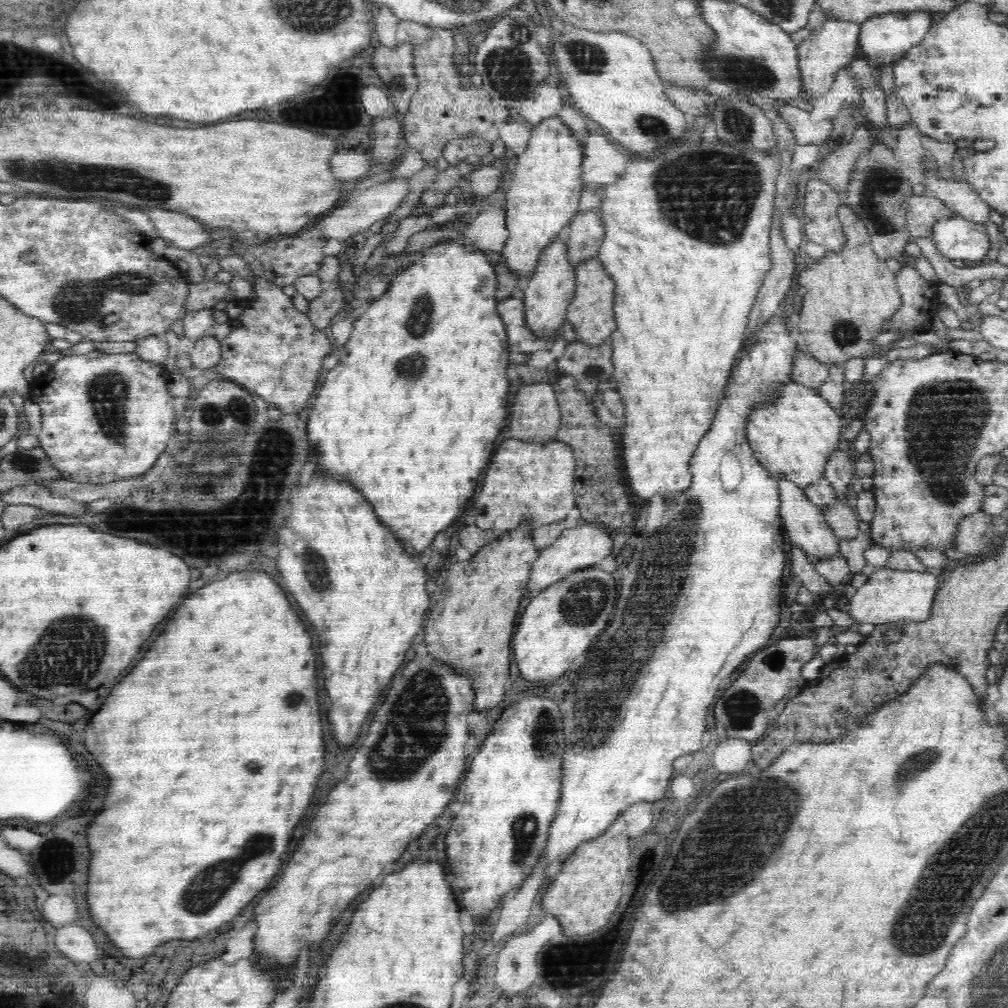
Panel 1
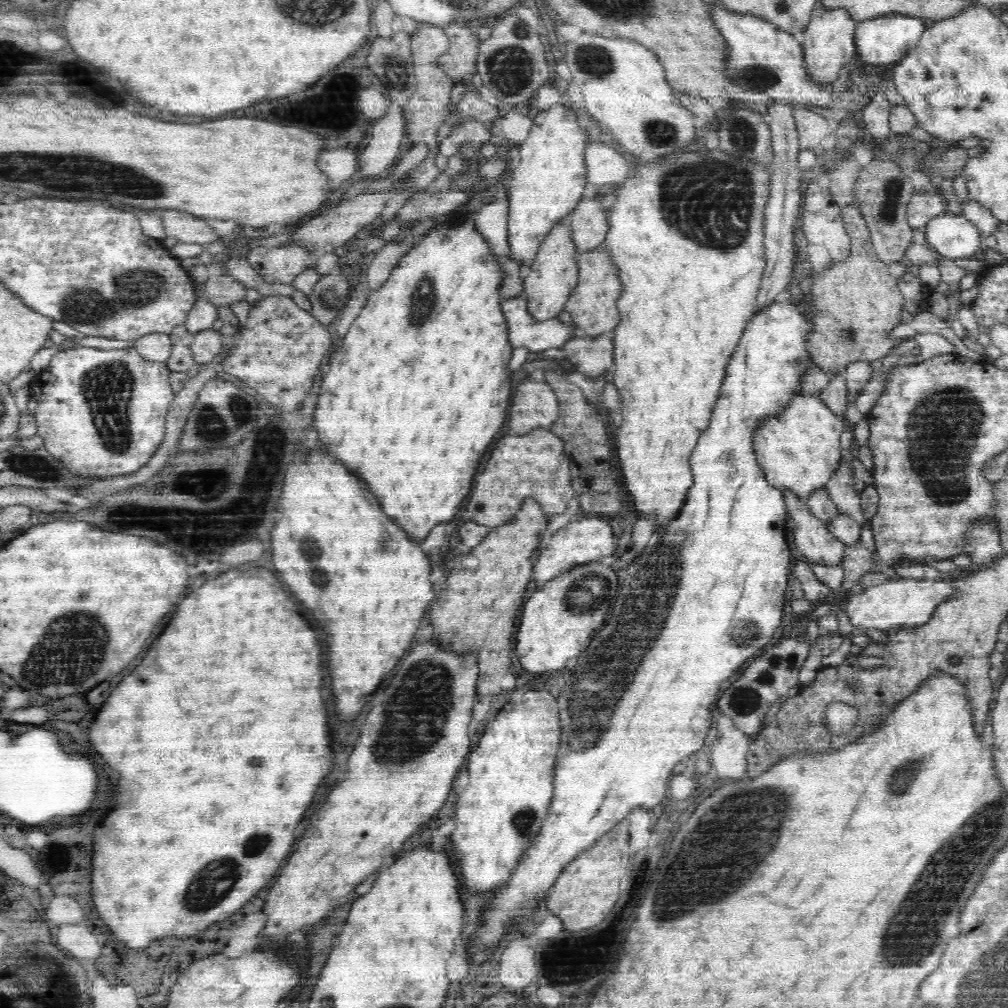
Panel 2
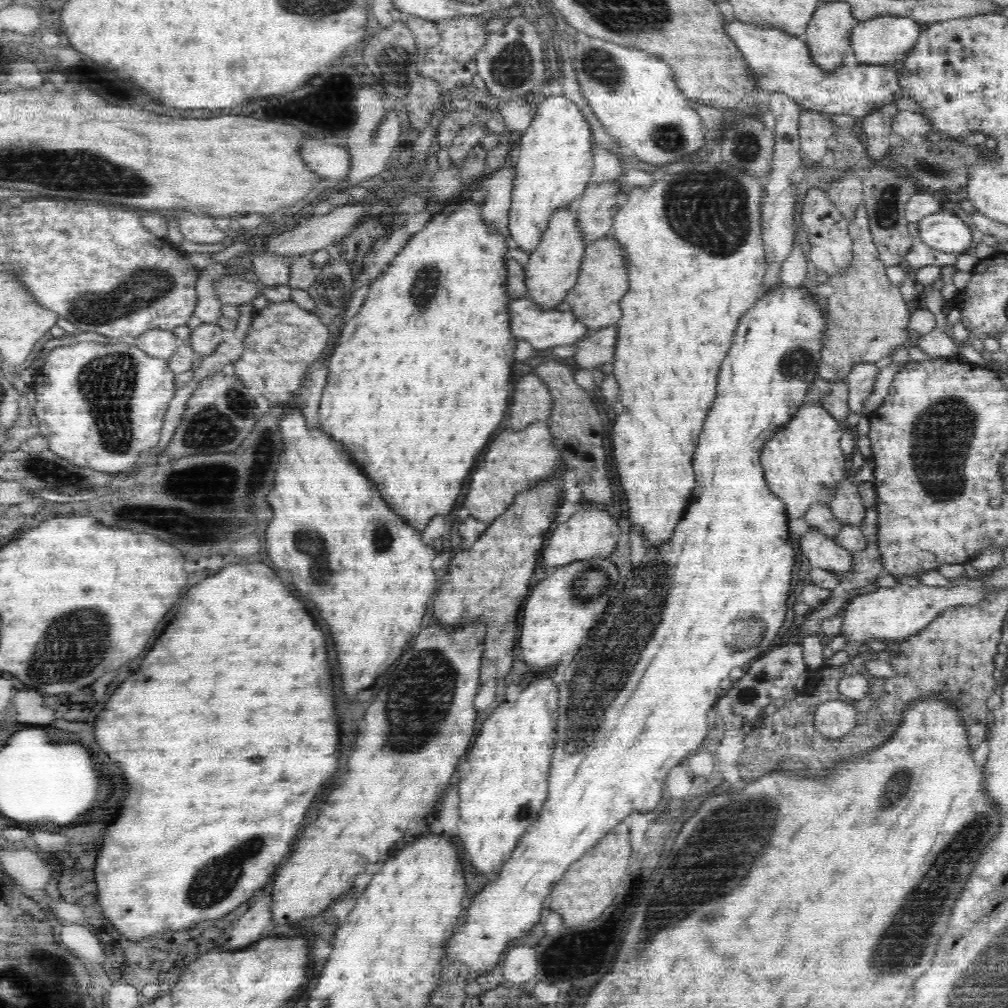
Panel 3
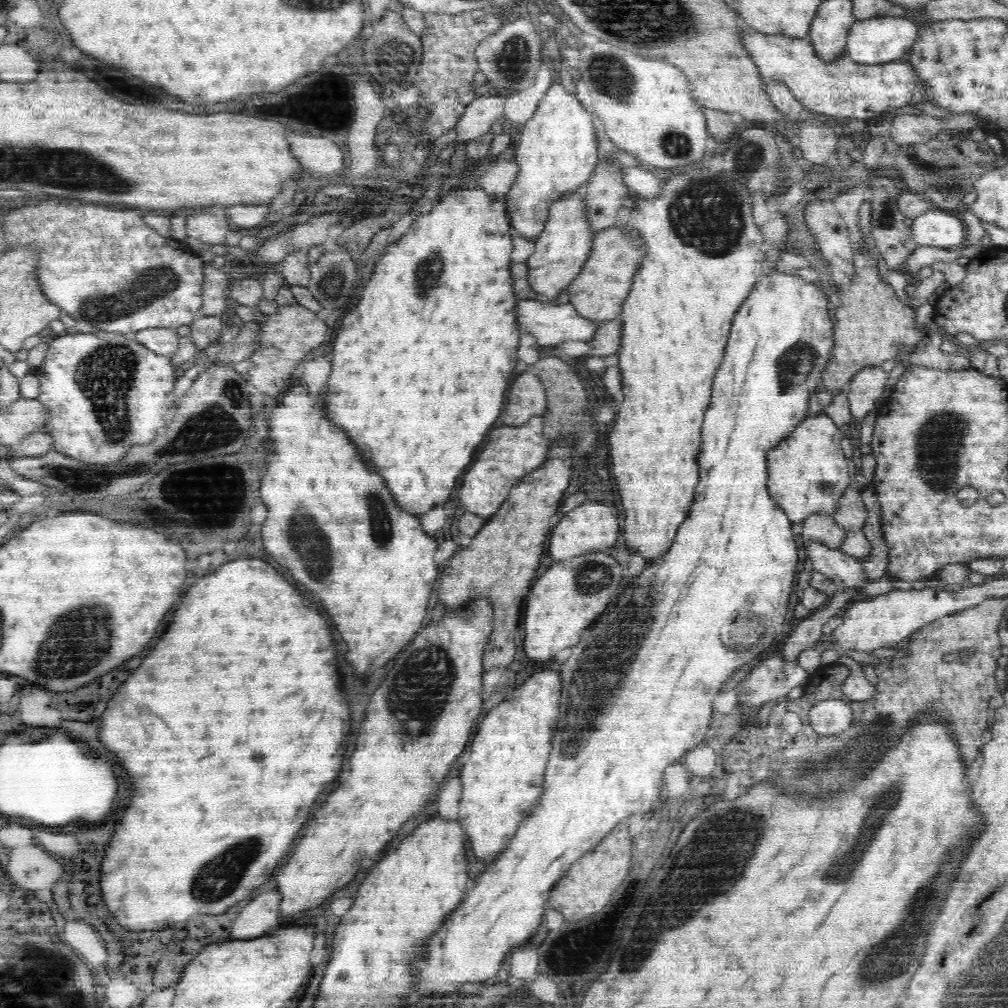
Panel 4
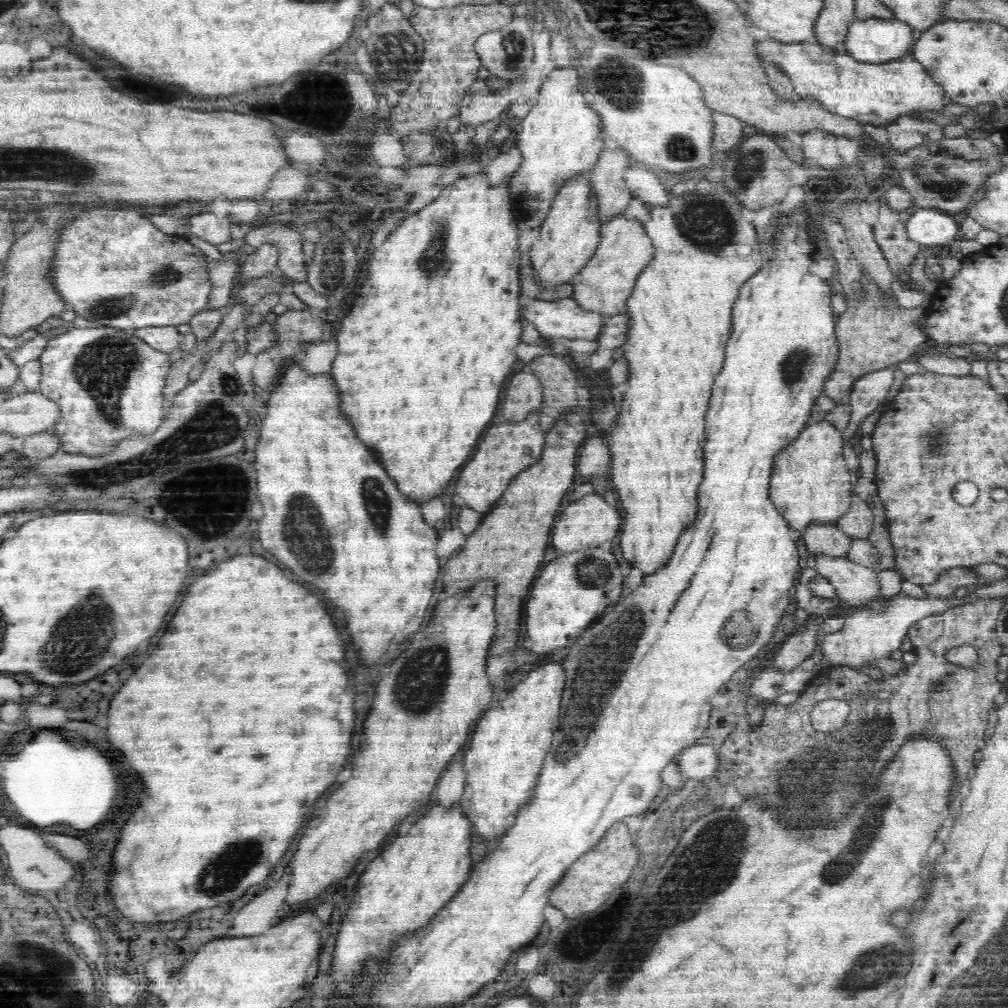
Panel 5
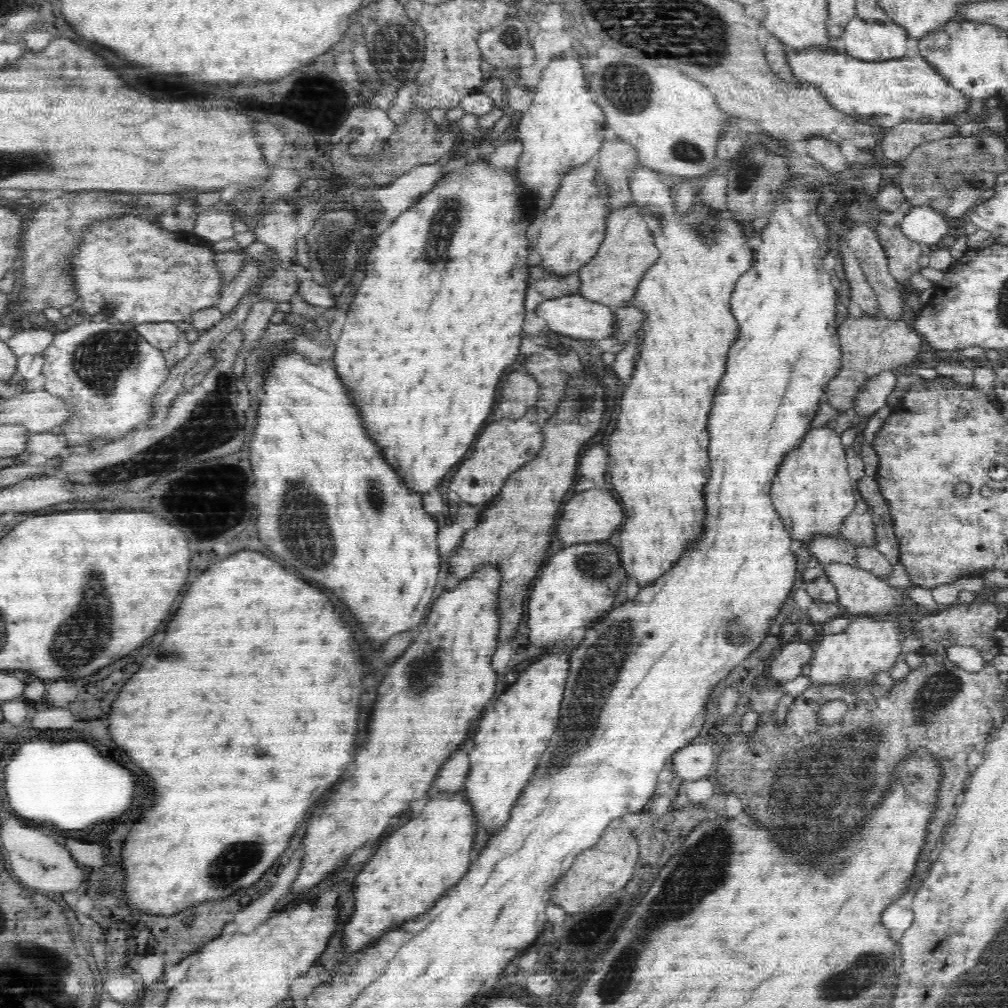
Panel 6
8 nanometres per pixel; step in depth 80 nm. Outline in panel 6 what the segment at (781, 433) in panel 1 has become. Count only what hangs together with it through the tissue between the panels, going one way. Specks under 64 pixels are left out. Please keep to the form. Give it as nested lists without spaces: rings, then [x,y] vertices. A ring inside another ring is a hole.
[[[827,426],[812,429],[802,446],[780,467],[771,499],[788,536],[808,546],[818,537],[842,537],[843,526],[857,505],[841,436]]]

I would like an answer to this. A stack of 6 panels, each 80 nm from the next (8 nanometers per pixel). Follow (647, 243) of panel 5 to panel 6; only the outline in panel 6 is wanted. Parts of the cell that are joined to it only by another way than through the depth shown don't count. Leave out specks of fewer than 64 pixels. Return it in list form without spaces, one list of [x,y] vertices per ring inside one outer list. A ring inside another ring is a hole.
[[[633,202],[624,208],[612,210],[607,222],[605,239],[597,250],[596,256],[578,270],[582,281],[580,293],[586,298],[607,303],[614,308],[632,301],[643,276],[660,256],[659,247],[655,245],[655,237],[648,230],[649,225],[642,219],[642,214],[644,214],[642,208],[633,205]]]

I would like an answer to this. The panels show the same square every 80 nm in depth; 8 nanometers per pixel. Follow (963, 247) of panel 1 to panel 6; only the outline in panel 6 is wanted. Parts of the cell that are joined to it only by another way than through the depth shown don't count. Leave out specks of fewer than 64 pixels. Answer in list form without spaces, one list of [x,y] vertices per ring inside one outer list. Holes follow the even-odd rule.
[[[911,205],[909,212],[898,223],[901,231],[910,239],[918,241],[926,248],[945,236],[950,227],[942,214],[931,206]]]

